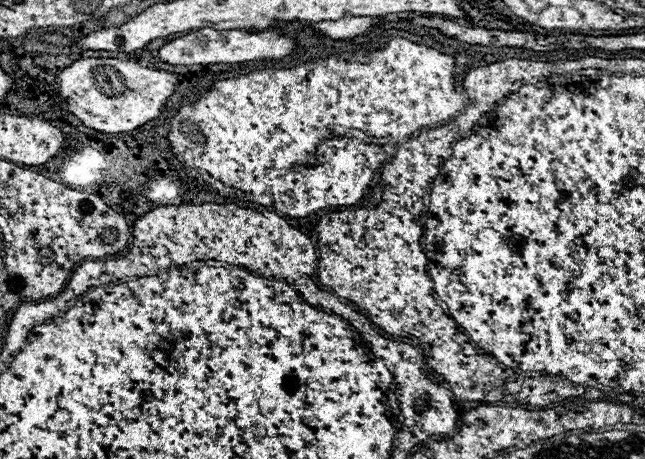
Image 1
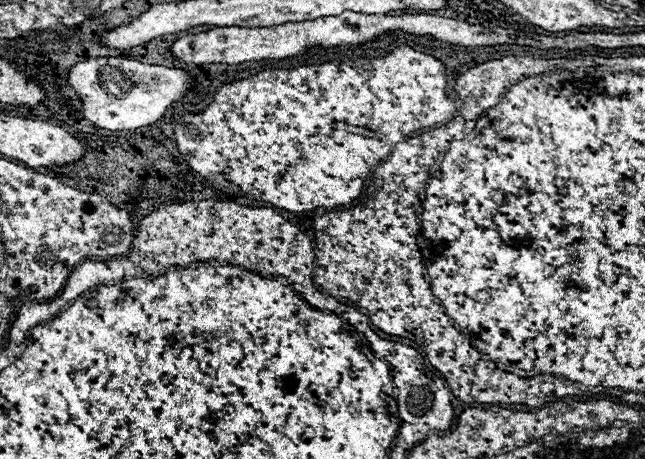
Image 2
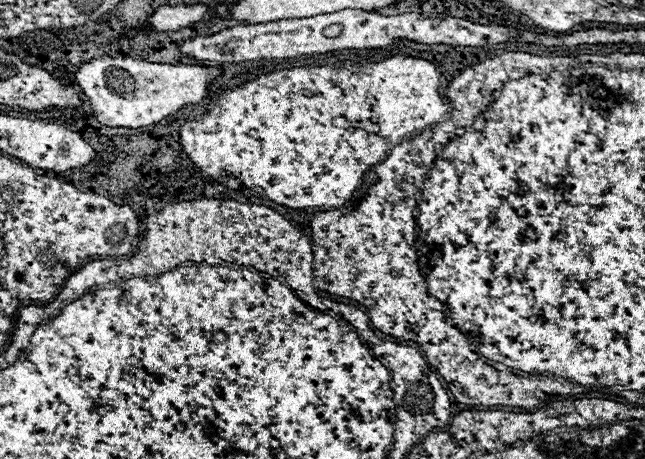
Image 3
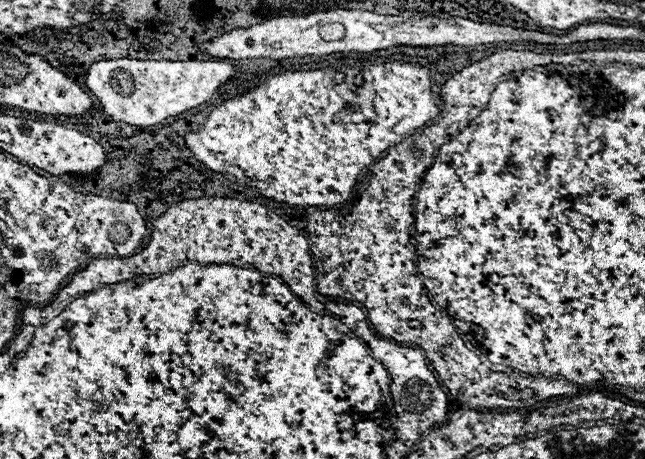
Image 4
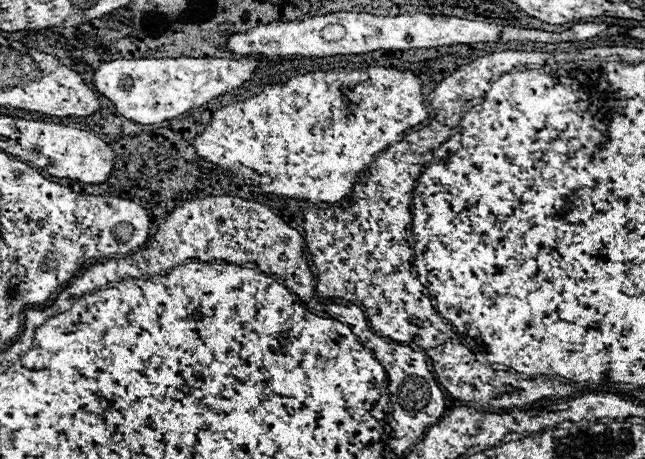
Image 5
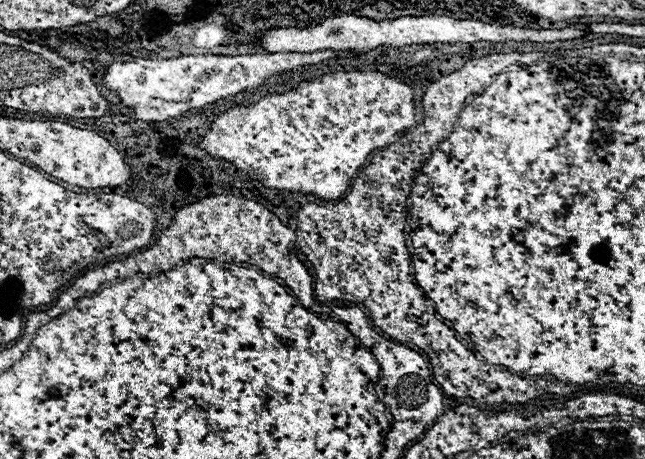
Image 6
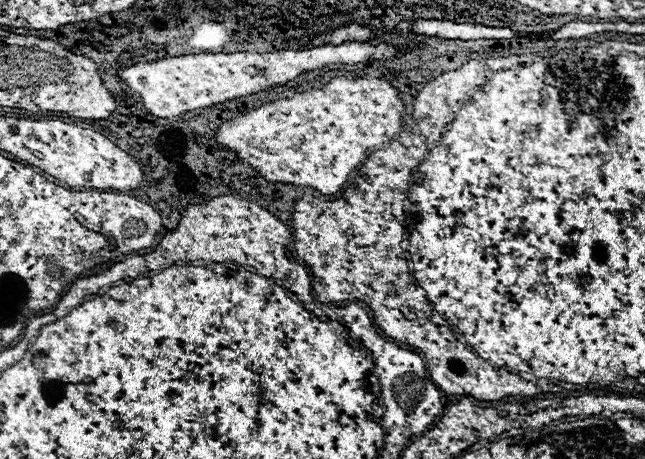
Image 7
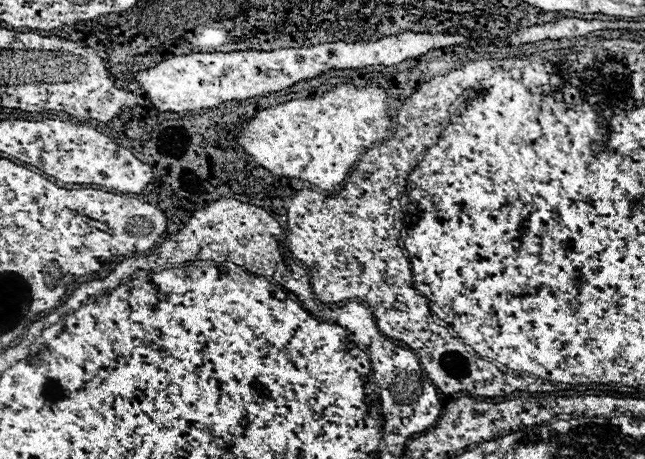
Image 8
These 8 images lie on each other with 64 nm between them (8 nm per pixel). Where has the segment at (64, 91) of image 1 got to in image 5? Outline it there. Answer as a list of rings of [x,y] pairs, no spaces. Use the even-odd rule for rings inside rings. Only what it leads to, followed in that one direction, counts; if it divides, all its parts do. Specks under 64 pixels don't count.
[[[136,58],[102,62],[92,76],[92,86],[98,94],[108,98],[116,112],[126,120],[138,124],[160,124],[162,120],[176,118],[190,108],[198,108],[208,100],[230,92],[252,78],[256,68],[270,66],[280,58],[266,62],[248,58]]]

